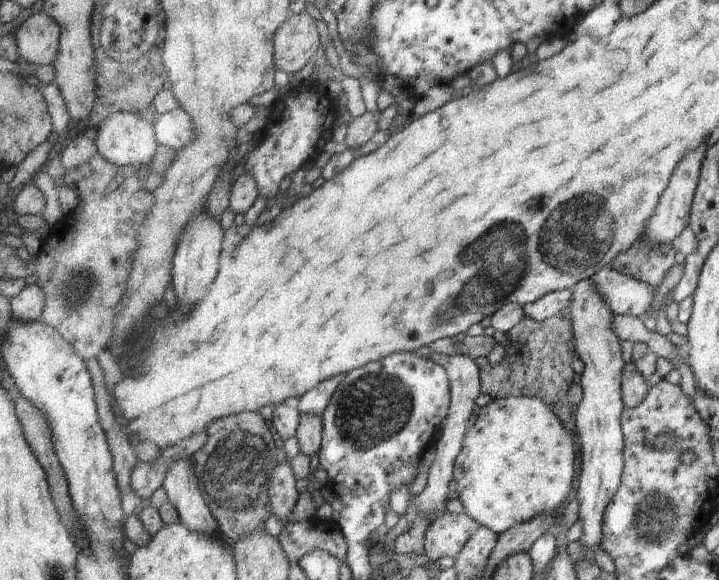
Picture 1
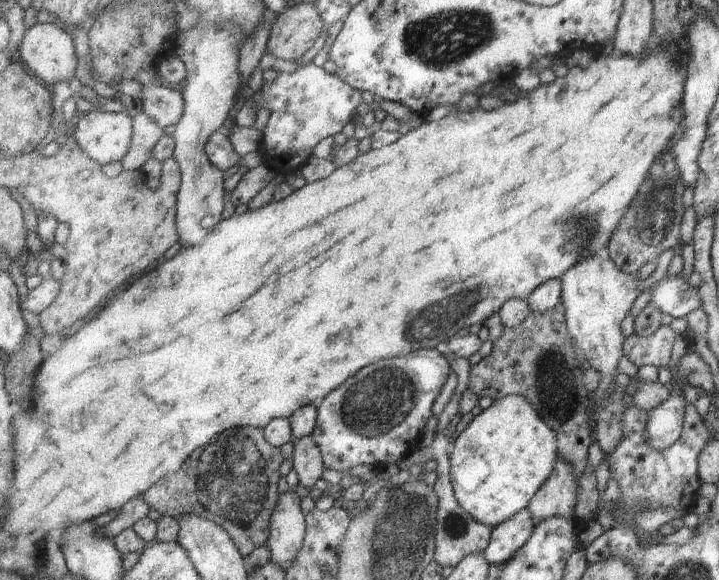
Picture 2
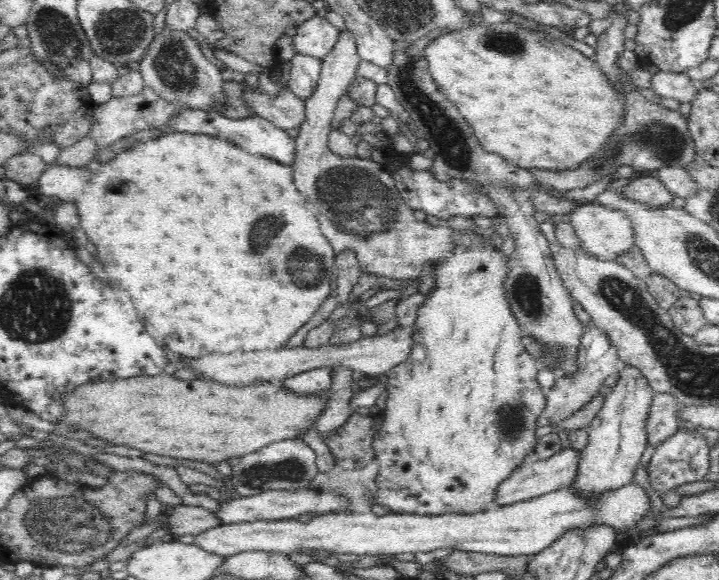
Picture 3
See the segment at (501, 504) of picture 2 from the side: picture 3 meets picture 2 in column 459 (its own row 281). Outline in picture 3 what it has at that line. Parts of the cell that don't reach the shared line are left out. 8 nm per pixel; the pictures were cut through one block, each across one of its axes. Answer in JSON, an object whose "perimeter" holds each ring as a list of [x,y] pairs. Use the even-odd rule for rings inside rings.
{"perimeter":[[[461,230],[460,241],[457,242],[457,249],[452,257],[445,258],[433,272],[435,289],[426,295],[425,301],[419,306],[418,316],[415,320],[417,325],[417,344],[413,346],[408,360],[401,362],[388,372],[386,389],[389,392],[386,407],[384,409],[384,423],[374,435],[373,447],[375,452],[375,462],[378,464],[371,485],[363,487],[363,500],[371,508],[373,504],[390,508],[394,514],[411,514],[427,517],[437,517],[441,514],[464,514],[471,515],[484,513],[489,508],[494,508],[497,502],[497,492],[501,482],[506,480],[519,466],[534,460],[534,444],[536,436],[536,420],[540,416],[545,416],[546,395],[540,387],[536,376],[538,376],[538,364],[534,357],[526,353],[522,346],[523,329],[510,310],[510,305],[506,301],[503,282],[506,279],[506,262],[508,257],[504,257],[498,246],[492,244],[486,236],[481,236],[474,230]]]}

